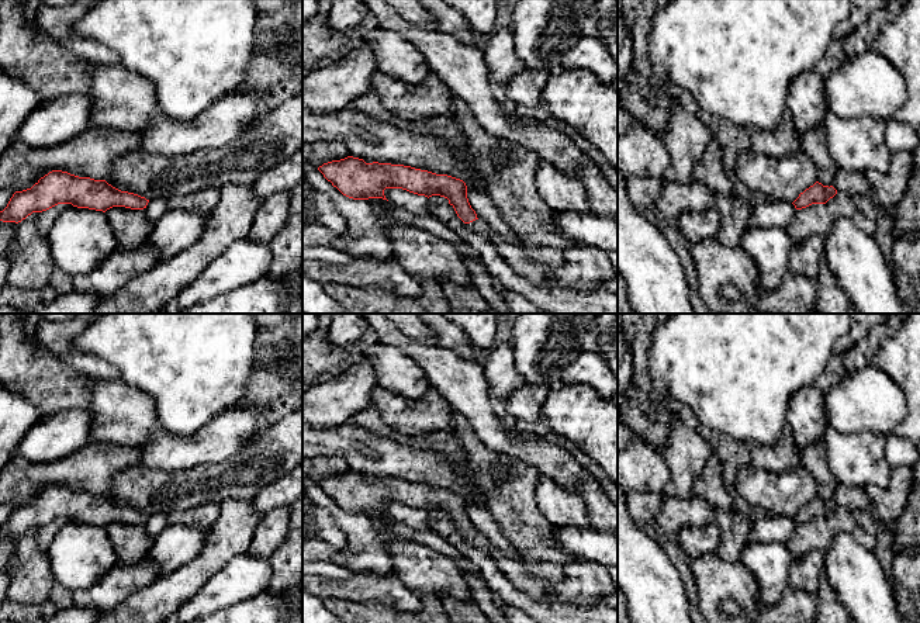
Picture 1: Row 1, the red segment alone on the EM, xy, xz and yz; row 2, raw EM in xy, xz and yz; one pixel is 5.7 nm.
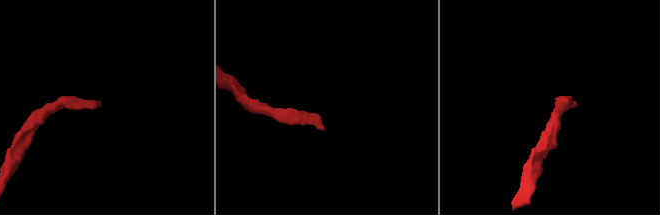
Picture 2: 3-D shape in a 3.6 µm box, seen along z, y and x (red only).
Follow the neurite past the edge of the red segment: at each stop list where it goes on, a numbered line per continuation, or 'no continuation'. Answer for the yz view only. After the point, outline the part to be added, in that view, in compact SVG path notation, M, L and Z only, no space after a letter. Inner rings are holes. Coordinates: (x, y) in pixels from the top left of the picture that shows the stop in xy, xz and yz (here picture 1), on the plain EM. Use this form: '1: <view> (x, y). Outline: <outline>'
1: yz (855, 498). Outline: M840 484L834 492L833 502L837 506L845 506L852 510L868 510L871 499L865 488Z

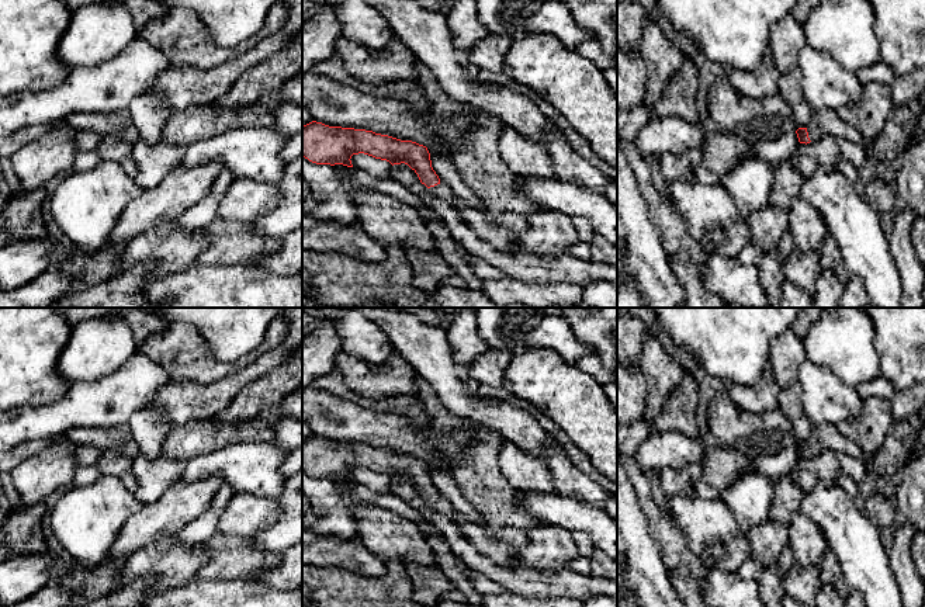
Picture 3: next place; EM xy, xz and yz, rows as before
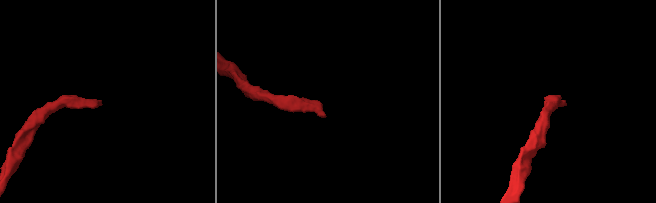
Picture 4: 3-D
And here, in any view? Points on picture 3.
1: yz (824, 436). Outline: M829 423L813 426L811 436L806 443L811 457L821 454L824 450L845 452L855 458L862 458L863 455L863 451L853 440L842 436L836 426Z

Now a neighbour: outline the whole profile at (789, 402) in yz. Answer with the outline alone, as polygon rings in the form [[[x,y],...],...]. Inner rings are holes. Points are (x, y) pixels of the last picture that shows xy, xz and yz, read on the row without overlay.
[[[796,381],[787,388],[780,389],[777,395],[777,407],[790,420],[800,443],[806,443],[813,431],[813,424],[807,419],[801,406],[801,384]]]

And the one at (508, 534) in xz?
[[[454,511],[454,520],[461,526],[462,535],[479,554],[502,565],[519,563],[516,554],[527,545],[526,534],[517,528],[502,528],[491,534],[481,524],[468,523],[467,518]]]

